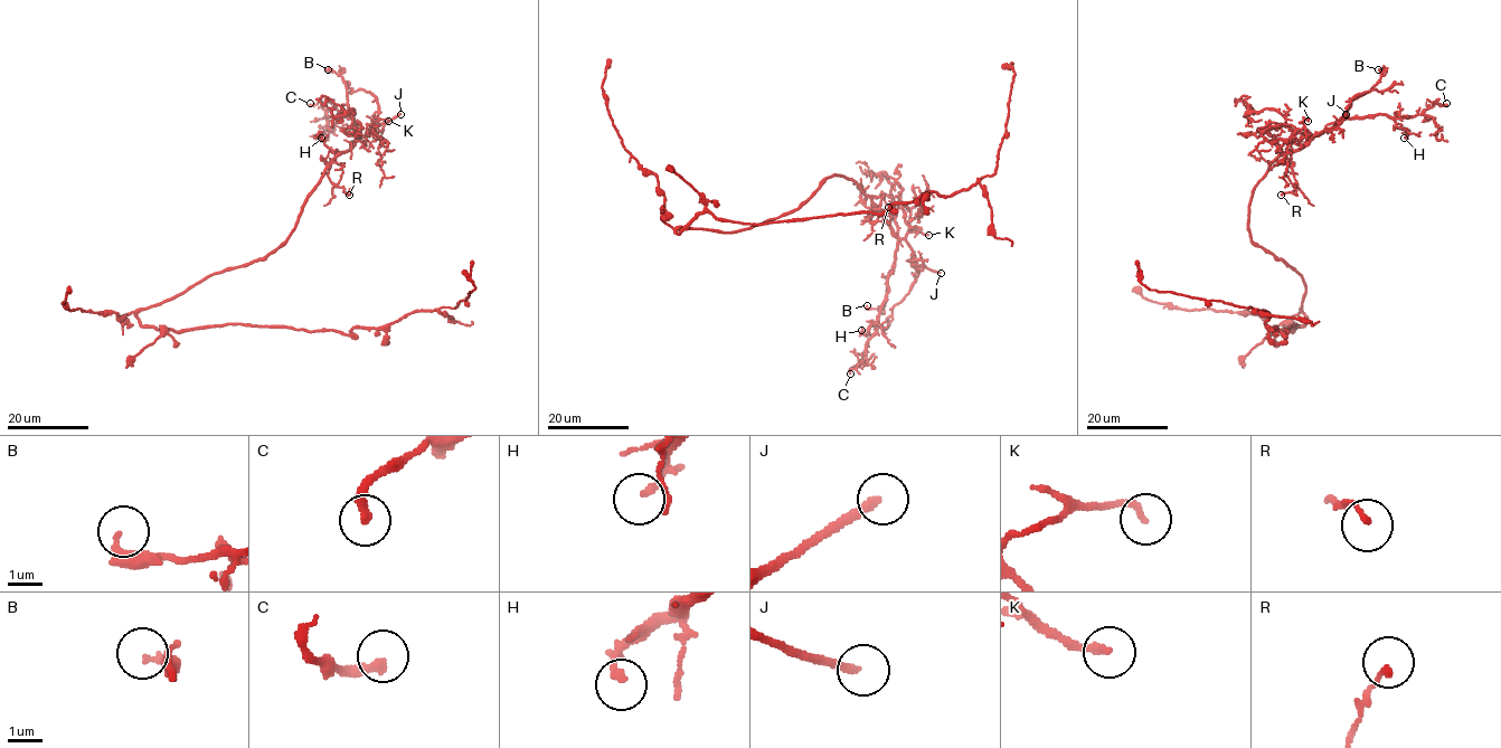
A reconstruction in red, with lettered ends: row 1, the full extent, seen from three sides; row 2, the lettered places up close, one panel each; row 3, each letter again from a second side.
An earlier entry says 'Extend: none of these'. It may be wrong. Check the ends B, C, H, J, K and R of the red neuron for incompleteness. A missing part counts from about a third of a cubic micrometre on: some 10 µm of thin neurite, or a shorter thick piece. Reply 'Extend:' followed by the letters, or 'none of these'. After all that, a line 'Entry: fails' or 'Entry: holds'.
Extend: J
Entry: fails

